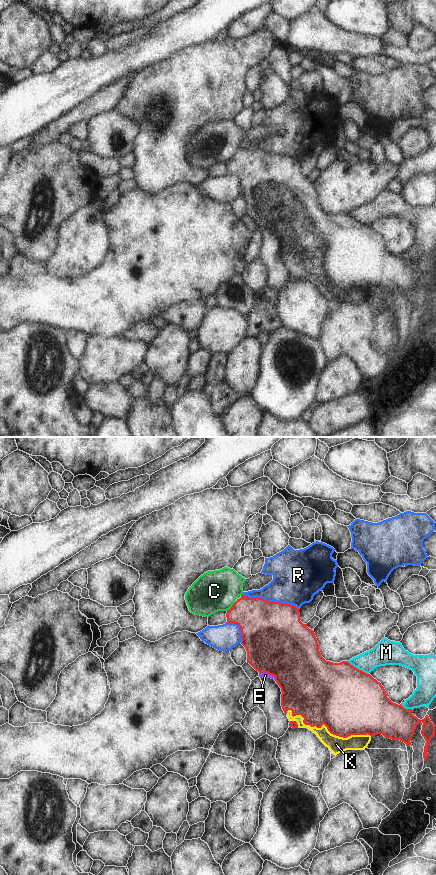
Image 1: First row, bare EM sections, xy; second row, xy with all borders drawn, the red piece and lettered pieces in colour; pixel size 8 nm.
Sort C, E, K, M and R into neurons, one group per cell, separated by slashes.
C / E K / M / R

